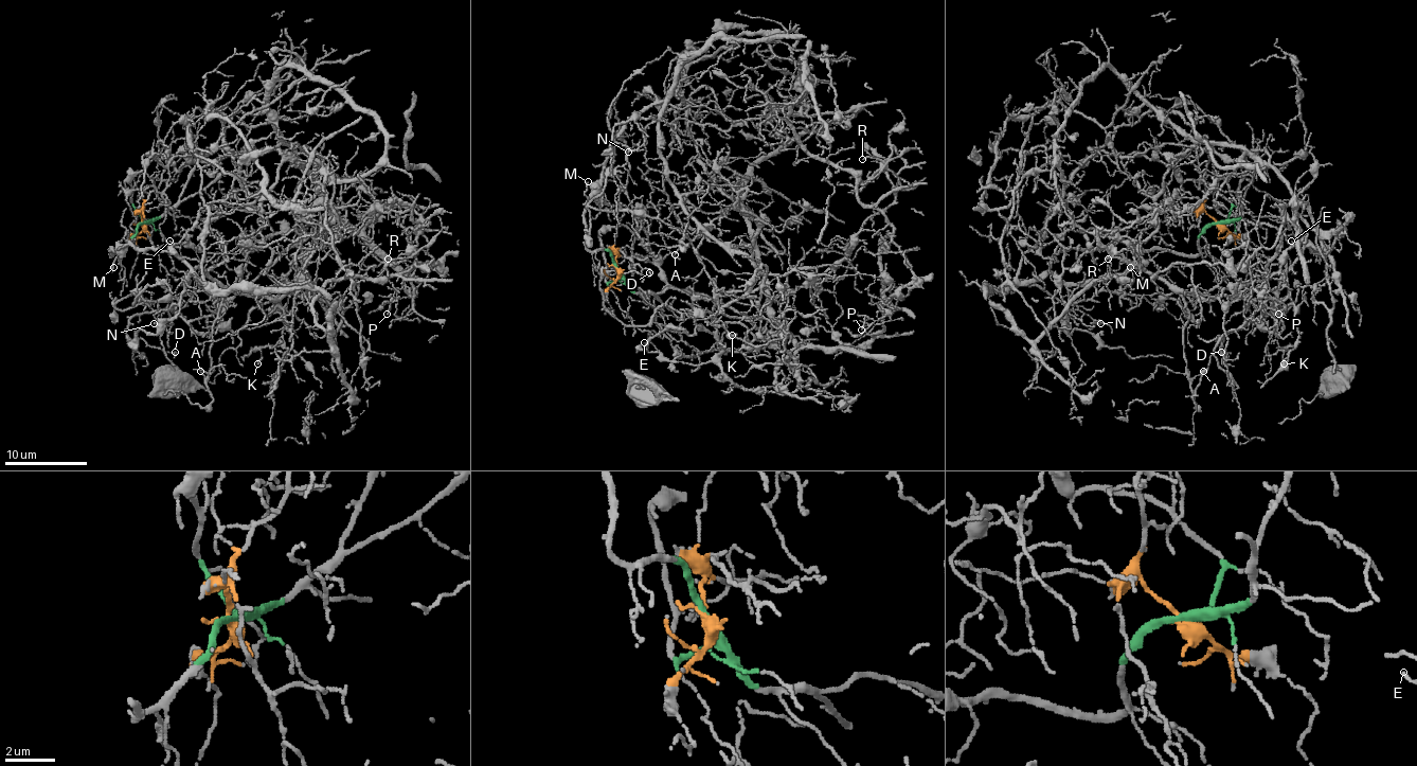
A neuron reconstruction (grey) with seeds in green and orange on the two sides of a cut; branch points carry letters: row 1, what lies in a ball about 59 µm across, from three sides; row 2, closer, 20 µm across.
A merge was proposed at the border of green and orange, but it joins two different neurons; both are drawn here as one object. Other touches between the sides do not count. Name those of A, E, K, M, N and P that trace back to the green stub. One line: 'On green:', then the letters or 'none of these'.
On green: A, M, N

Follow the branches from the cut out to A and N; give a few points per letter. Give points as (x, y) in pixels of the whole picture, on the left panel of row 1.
A: (143, 223), (112, 255), (126, 242), (167, 250), (184, 283), (198, 268), (223, 291), (200, 372)
N: (143, 223), (112, 255), (110, 250), (128, 242), (167, 250), (191, 272), (169, 318), (154, 324)

